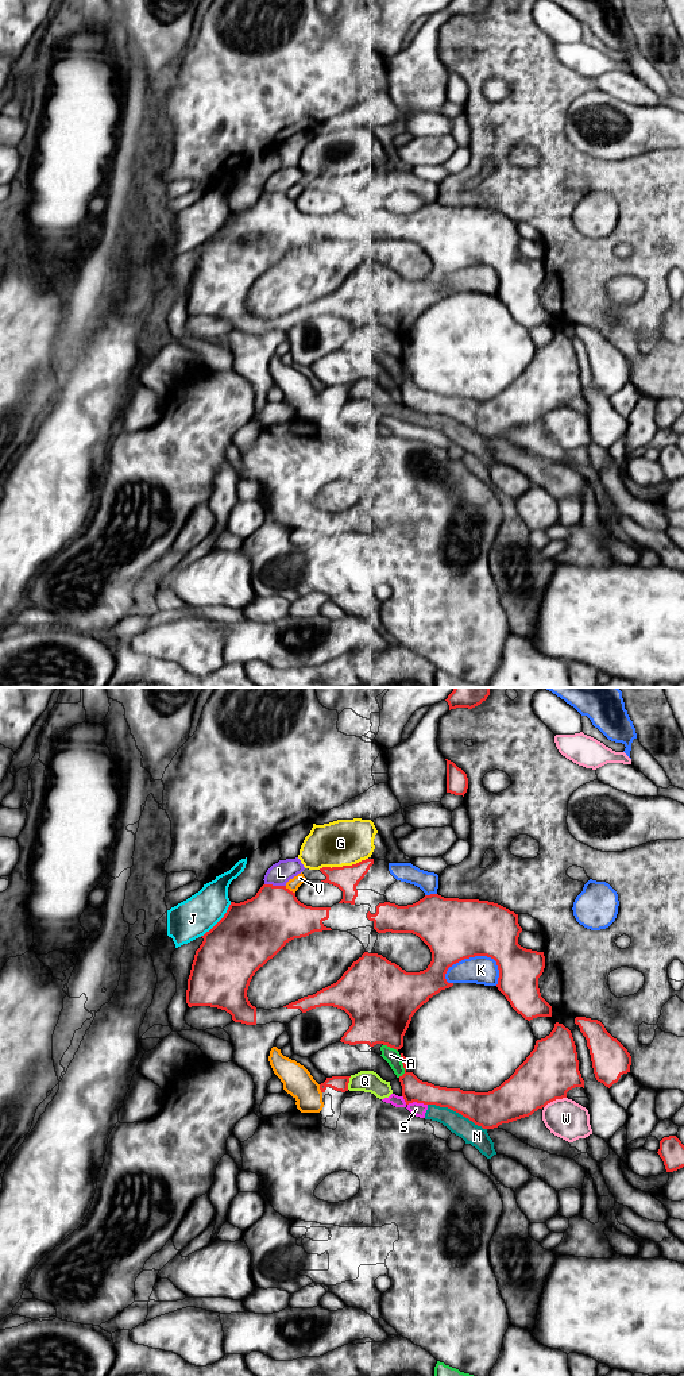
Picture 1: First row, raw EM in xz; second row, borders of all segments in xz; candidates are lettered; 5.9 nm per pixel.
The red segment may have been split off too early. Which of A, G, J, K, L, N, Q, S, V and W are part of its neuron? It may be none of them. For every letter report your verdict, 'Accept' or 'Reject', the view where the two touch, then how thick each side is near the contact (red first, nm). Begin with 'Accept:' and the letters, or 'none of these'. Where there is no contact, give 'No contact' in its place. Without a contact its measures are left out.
Accept: none of these
A: Reject. Touches red in xz. Thickness 140 nm (red) against 90 nm
G: Reject. Touches red in xz. Thickness 150 nm (red) against 280 nm
J: Reject. Touches red in xz. Thickness 380 nm (red) against 240 nm
K: Reject. Touches red in xz. Thickness 360 nm (red) against 170 nm
L: Reject. Touches red in xz. Thickness 360 nm (red) against 140 nm
N: Reject. Touches red in xz. Thickness 220 nm (red) against 120 nm
Q: Reject. Touches red in xz. Thickness 100 nm (red) against 130 nm
S: Reject. Touches red in xz. Thickness 140 nm (red) against 80 nm
V: Reject. Touches red in xz. Thickness 340 nm (red) against 70 nm
W: Reject. Touches red in xz. Thickness 320 nm (red) against 240 nm

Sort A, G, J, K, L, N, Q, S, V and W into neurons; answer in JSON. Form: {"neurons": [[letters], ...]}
{"neurons": [["A"], ["G", "L"], ["J"], ["K"], ["N", "Q", "S"], ["V"], ["W"]]}

